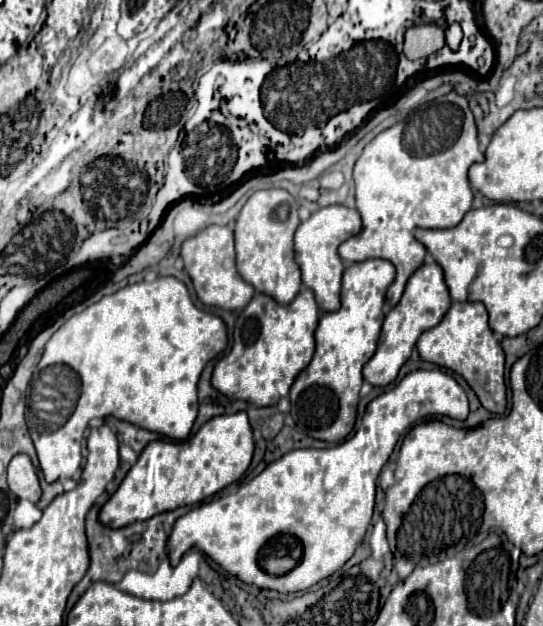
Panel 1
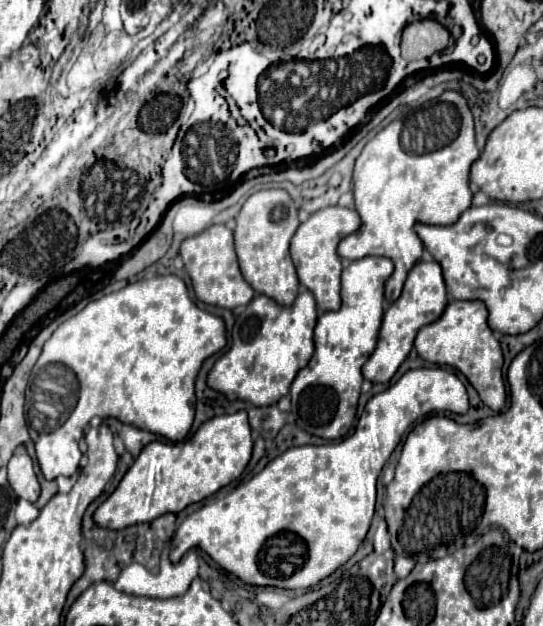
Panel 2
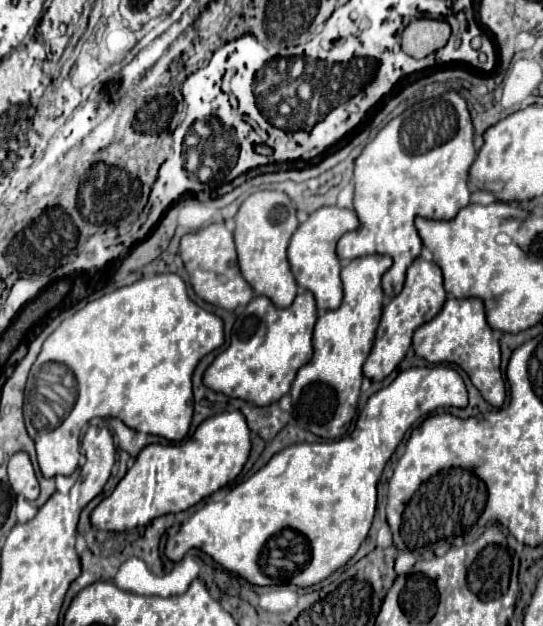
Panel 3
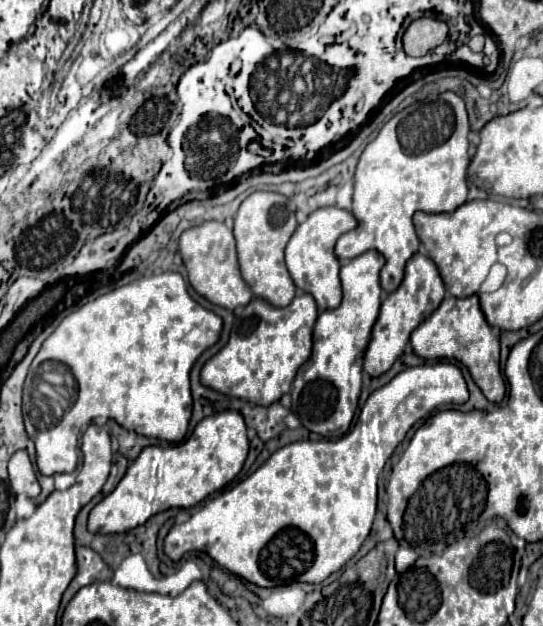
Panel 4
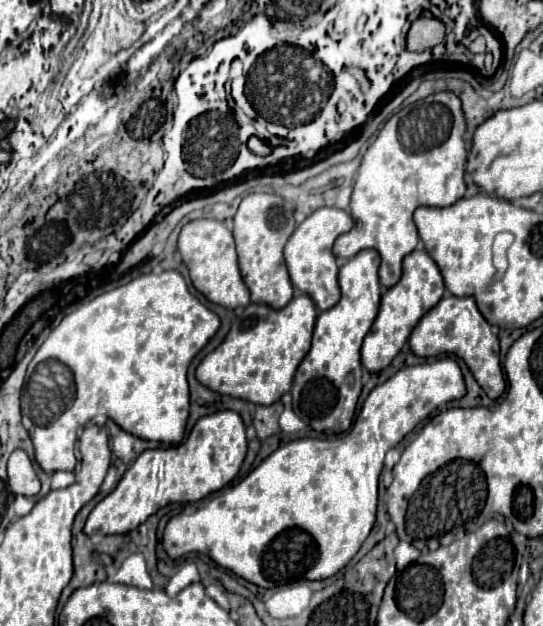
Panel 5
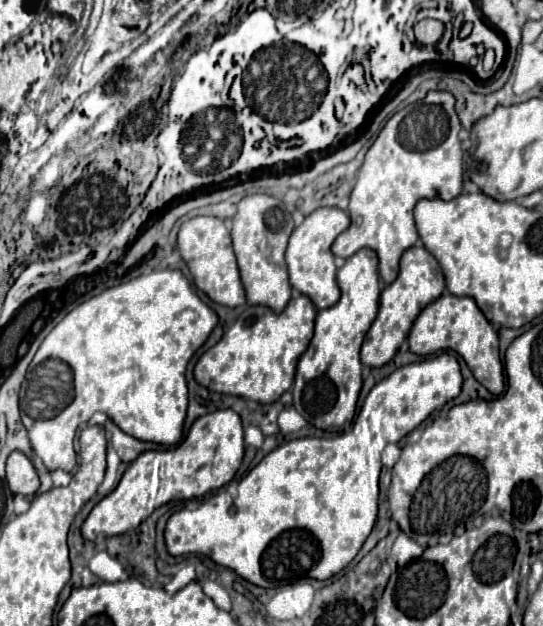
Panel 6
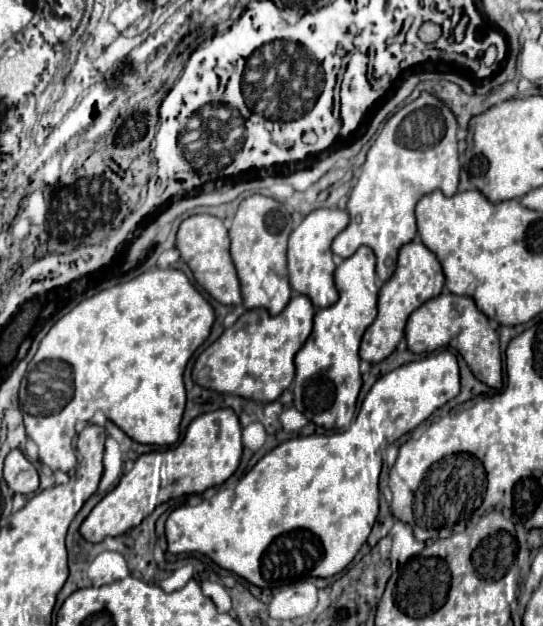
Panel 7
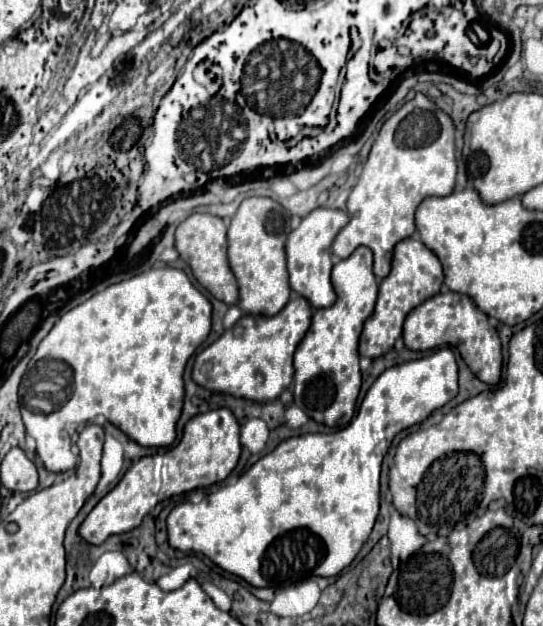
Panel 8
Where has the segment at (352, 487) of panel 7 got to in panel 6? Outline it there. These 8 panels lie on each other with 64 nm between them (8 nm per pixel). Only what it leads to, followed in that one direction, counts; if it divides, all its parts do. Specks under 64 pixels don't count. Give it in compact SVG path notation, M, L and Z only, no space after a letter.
M448 352L394 370L370 390L349 430L333 437L298 438L278 446L240 480L234 496L228 494L224 486L212 498L187 500L185 506L166 522L164 538L168 552L172 556L190 552L210 556L216 564L234 570L260 588L278 588L304 578L332 578L354 560L377 520L378 476L382 469L380 452L384 446L402 440L436 408L456 398L460 390L460 366Z

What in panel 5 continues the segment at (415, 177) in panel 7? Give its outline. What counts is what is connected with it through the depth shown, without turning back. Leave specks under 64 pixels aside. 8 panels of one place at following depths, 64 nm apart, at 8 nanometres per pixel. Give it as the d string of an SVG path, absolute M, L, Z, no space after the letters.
M438 92L430 96L430 102L444 104L454 116L454 126L448 140L428 152L406 152L398 140L398 122L402 119L402 112L392 116L384 124L372 146L366 150L358 168L350 202L354 228L346 234L340 234L334 242L334 254L342 258L352 258L364 248L376 248L382 258L380 282L384 288L392 288L400 280L402 260L418 244L418 232L412 222L414 210L418 206L450 206L456 200L460 200L466 192L466 144L462 140L466 122L460 100L452 92Z

